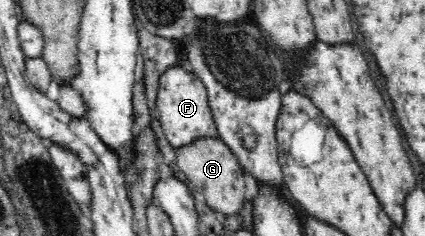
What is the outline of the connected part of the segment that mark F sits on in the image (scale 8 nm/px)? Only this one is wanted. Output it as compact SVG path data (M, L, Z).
M179 65L170 66L159 78L156 99L159 121L166 134L168 143L174 149L183 148L201 139L220 138L208 102L208 95L203 82L191 71Z

